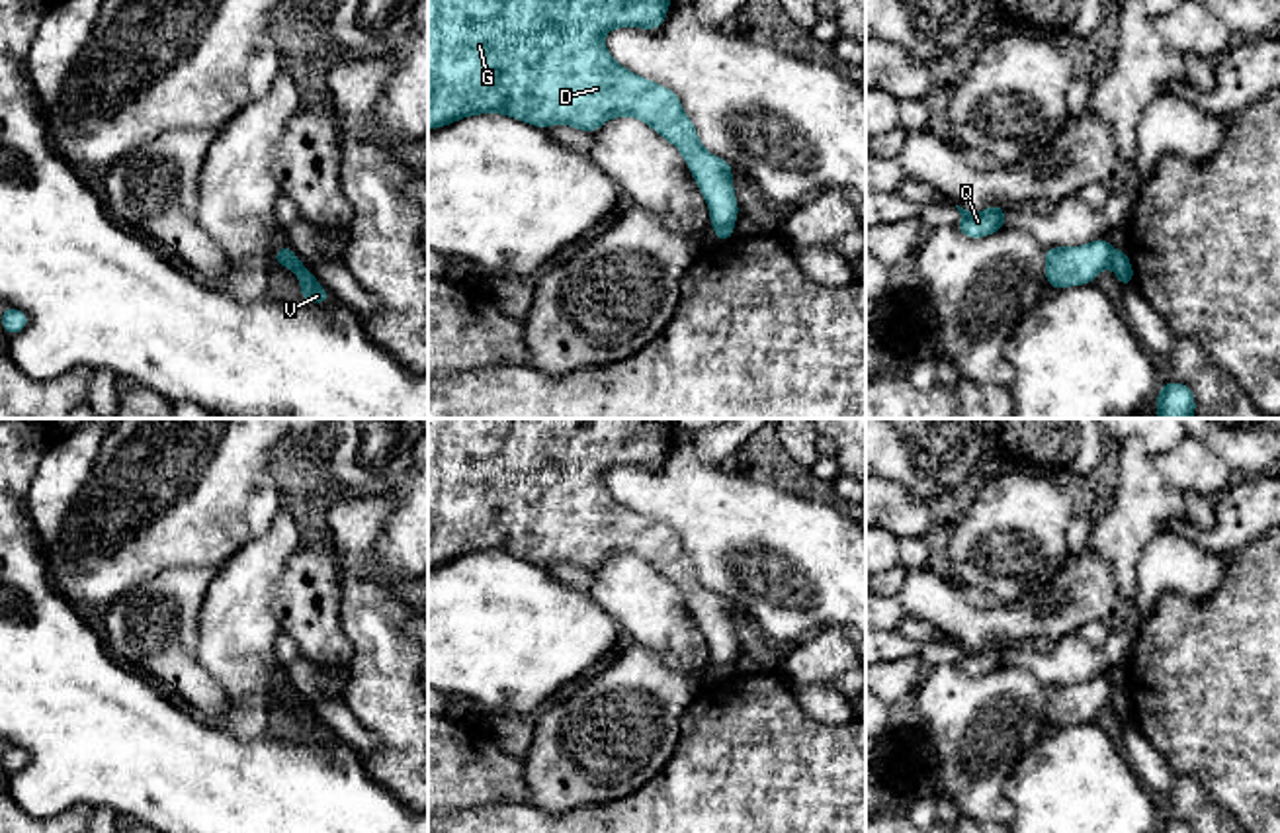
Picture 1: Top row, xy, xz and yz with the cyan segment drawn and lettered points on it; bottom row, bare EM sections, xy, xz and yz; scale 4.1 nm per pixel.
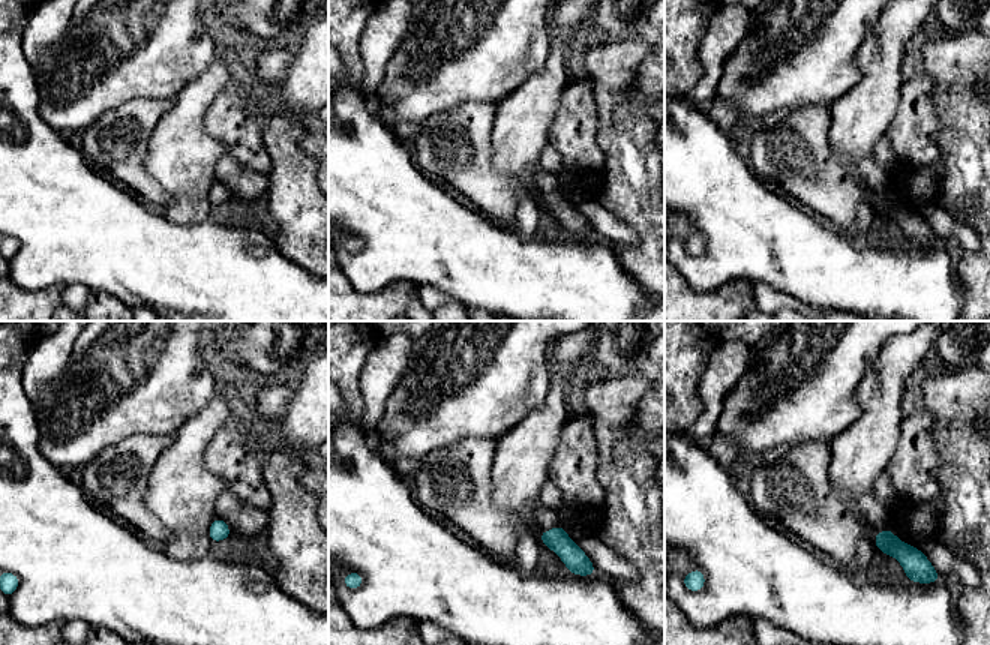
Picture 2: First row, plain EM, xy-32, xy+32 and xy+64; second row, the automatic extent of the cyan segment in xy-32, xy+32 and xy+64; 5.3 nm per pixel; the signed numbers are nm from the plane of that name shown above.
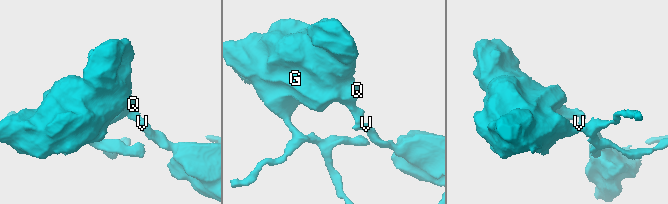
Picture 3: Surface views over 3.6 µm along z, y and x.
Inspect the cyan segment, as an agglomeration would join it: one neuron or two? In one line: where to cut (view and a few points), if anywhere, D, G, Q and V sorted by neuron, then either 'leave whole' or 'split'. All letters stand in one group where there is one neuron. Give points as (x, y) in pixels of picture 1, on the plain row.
cut xz (716, 663), (729, 665); groups D G Q / V; split

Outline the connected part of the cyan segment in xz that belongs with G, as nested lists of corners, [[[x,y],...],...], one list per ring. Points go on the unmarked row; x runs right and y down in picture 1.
[[[428,418],[428,567],[446,565],[469,553],[502,551],[518,559],[532,561],[539,567],[547,567],[553,561],[563,561],[586,571],[594,571],[612,555],[633,553],[680,589],[704,637],[707,639],[709,663],[731,665],[739,657],[739,641],[731,616],[733,602],[702,585],[698,569],[692,557],[684,551],[678,532],[618,503],[604,483],[604,471],[616,465],[662,465],[674,428],[674,418]]]

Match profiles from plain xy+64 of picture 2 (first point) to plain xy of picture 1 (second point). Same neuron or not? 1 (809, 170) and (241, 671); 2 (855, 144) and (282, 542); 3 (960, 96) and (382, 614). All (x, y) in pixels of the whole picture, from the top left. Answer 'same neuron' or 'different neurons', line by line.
1: different neurons
2: same neuron
3: same neuron

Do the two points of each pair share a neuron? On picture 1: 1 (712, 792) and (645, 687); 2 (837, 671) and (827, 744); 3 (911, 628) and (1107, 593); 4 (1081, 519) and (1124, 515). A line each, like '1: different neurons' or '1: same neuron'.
1: different neurons
2: different neurons
3: different neurons
4: different neurons

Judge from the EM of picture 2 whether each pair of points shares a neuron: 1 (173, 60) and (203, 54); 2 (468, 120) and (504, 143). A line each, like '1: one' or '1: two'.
1: one
2: two

